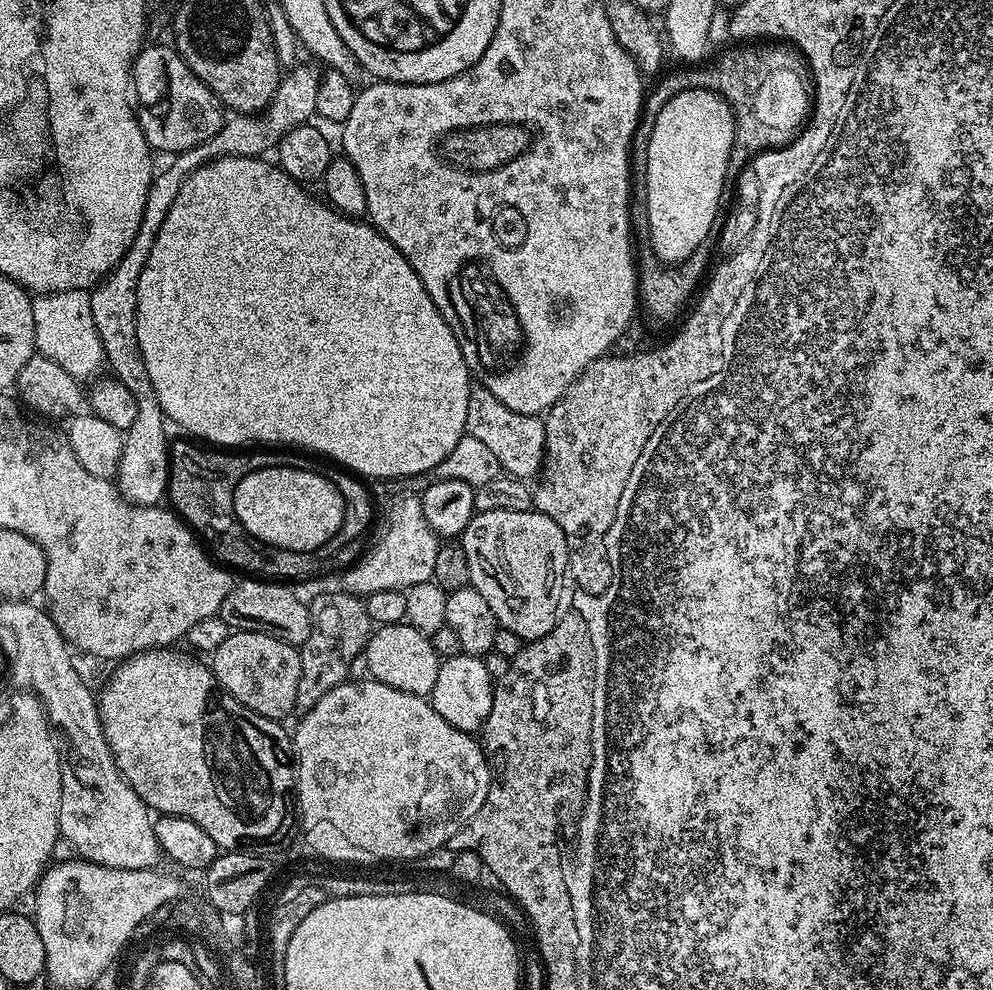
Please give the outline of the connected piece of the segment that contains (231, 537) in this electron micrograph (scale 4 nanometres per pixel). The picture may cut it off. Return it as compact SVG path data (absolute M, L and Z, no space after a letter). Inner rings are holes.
M332 466L326 472L328 481L340 491L344 499L344 521L339 530L326 542L323 548L319 549L318 555L310 552L299 552L298 550L286 551L284 548L275 548L269 544L261 544L254 539L251 534L239 524L232 528L232 518L228 517L226 509L208 516L208 512L200 512L200 524L191 526L193 533L202 541L203 547L221 565L235 570L248 578L263 578L273 582L292 582L288 580L312 580L320 572L320 560L328 560L331 556L336 556L347 544L352 544L368 528L368 523L372 520L372 496L368 493L368 488L361 477L339 467Z

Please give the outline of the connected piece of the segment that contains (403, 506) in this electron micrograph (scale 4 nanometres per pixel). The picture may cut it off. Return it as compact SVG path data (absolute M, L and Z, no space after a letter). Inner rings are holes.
M419 495L404 496L389 506L384 533L377 538L376 545L345 574L343 591L363 598L374 594L374 590L406 590L432 580L441 543L441 537L430 530L422 514Z

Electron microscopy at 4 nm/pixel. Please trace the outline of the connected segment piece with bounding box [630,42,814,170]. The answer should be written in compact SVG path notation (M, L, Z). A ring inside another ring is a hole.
M756 42L751 46L737 48L740 49L733 56L726 57L721 64L716 64L713 68L678 66L680 68L674 69L673 72L665 71L655 81L657 84L653 88L651 85L632 135L630 164L633 169L642 170L646 166L648 136L652 132L652 124L658 118L662 106L666 106L670 98L674 98L679 92L684 92L688 88L709 88L712 92L723 96L732 109L732 121L735 127L740 125L740 112L748 112L748 100L768 100L768 96L776 100L776 96L807 96L813 93L811 72L799 48L787 42Z

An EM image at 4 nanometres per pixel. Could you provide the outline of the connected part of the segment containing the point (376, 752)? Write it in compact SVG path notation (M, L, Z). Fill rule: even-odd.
M371 678L349 679L345 683L334 686L334 690L326 694L326 698L319 700L301 716L304 717L301 718L296 732L294 728L291 733L294 749L294 788L298 793L298 806L322 808L318 810L316 832L338 832L340 840L344 840L344 852L340 852L340 856L360 856L360 866L368 866L368 856L388 856L388 840L396 840L396 832L404 832L404 828L408 828L408 824L412 824L416 816L436 816L436 812L444 808L444 800L448 800L448 792L468 792L468 804L478 804L480 807L484 805L484 799L494 777L483 747L478 743L475 735L450 726L450 722L446 722L446 718L442 718L442 714L438 714L438 710L434 710L425 697L394 690L394 686L386 686ZM420 762L454 762L456 766L452 766L452 772L470 772L470 780L404 780L404 772L420 772Z

